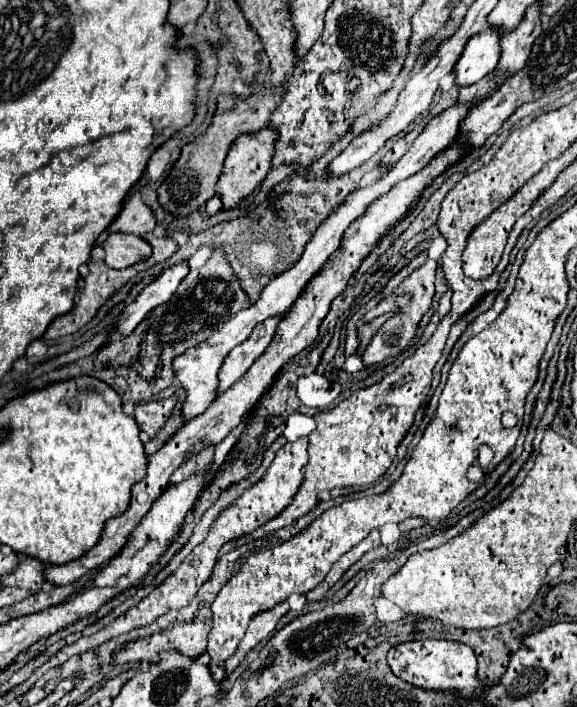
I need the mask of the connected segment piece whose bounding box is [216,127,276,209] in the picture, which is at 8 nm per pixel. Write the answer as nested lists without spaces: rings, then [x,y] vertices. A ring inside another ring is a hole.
[[[264,127],[258,133],[246,133],[240,135],[224,161],[224,169],[218,181],[218,191],[222,195],[224,209],[236,207],[246,195],[250,195],[266,177],[266,173],[272,169],[272,157],[274,157],[274,143],[276,143],[276,131],[272,127]]]

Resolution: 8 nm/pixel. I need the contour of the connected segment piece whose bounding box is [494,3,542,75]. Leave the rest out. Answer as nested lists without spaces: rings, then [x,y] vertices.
[[[534,3],[522,23],[508,35],[502,37],[500,41],[500,61],[494,69],[494,73],[516,73],[518,69],[524,67],[528,55],[530,55],[530,49],[532,49],[532,43],[536,41],[536,37],[540,35],[540,11],[538,11],[538,3]]]

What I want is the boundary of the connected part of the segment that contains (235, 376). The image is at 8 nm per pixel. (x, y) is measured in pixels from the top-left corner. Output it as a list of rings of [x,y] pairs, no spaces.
[[[270,317],[268,321],[262,321],[254,327],[252,335],[244,343],[228,353],[228,359],[224,359],[218,373],[218,393],[224,393],[228,387],[232,387],[246,373],[246,369],[264,353],[274,337],[278,321],[280,317]]]

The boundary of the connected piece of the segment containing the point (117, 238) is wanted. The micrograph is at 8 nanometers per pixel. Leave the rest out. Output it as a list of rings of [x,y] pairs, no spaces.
[[[108,233],[102,243],[106,251],[106,265],[112,269],[130,267],[146,257],[150,257],[150,245],[146,239],[128,233]]]

